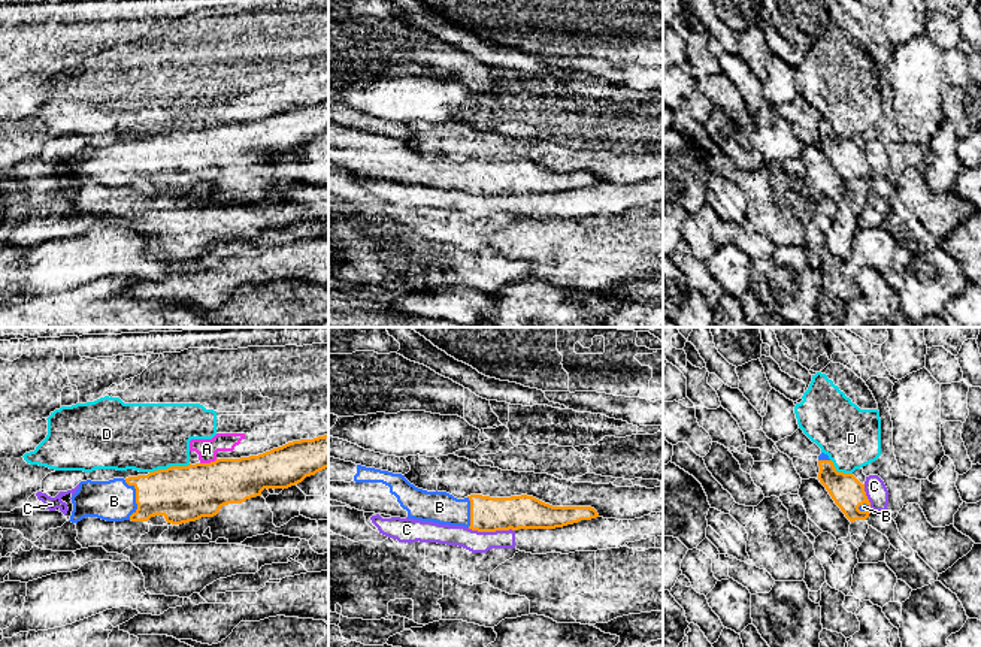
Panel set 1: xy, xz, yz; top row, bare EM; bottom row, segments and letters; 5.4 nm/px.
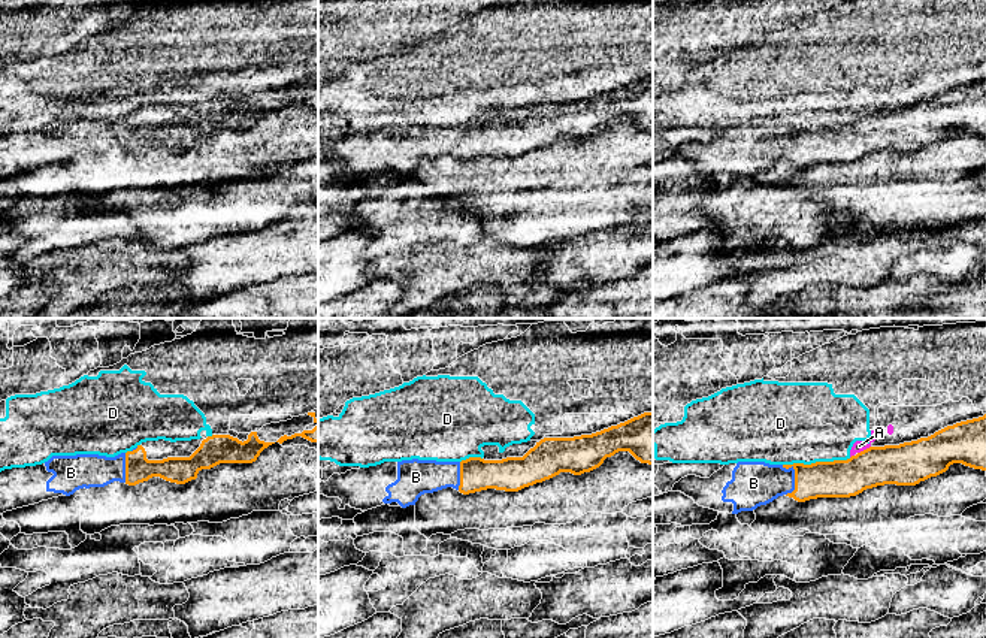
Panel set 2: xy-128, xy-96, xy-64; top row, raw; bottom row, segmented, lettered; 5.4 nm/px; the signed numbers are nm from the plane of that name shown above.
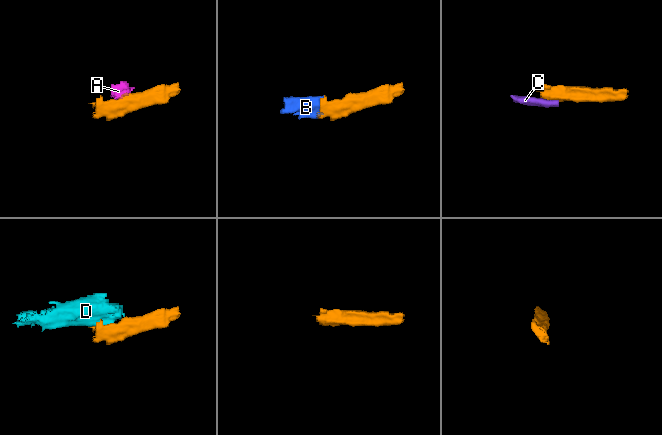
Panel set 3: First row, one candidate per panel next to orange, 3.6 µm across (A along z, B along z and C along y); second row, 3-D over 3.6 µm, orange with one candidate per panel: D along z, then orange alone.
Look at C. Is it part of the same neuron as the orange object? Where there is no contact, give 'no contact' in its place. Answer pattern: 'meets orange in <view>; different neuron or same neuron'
meets orange in xz; different neuron

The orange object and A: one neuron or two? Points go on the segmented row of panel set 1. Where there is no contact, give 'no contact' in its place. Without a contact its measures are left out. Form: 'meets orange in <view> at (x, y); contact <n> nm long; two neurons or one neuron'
meets orange in xy at (208, 463); contact 100 nm long; two neurons

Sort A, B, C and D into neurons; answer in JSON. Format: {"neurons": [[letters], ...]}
{"neurons": [["A", "D"], ["B"], ["C"]]}

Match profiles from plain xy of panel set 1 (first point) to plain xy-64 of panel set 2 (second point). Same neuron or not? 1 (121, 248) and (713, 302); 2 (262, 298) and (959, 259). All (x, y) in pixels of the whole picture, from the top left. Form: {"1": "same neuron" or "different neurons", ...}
{"1": "different neurons", "2": "different neurons"}

